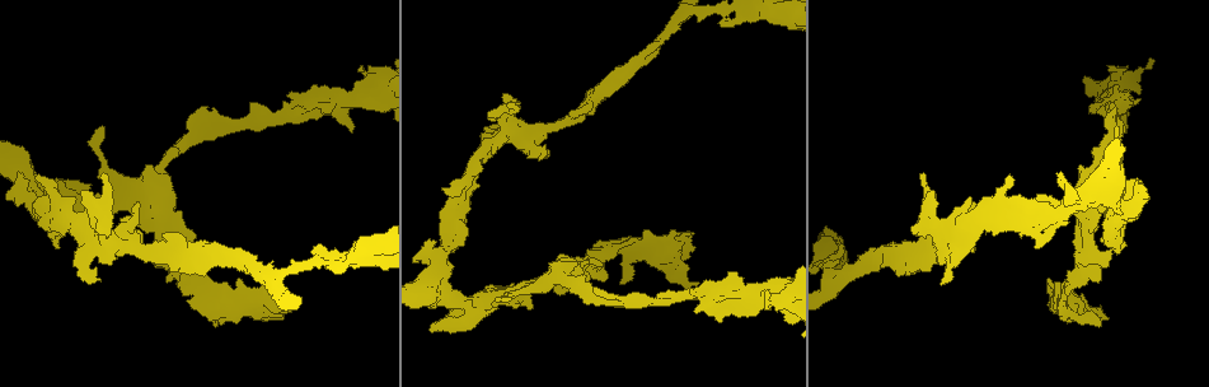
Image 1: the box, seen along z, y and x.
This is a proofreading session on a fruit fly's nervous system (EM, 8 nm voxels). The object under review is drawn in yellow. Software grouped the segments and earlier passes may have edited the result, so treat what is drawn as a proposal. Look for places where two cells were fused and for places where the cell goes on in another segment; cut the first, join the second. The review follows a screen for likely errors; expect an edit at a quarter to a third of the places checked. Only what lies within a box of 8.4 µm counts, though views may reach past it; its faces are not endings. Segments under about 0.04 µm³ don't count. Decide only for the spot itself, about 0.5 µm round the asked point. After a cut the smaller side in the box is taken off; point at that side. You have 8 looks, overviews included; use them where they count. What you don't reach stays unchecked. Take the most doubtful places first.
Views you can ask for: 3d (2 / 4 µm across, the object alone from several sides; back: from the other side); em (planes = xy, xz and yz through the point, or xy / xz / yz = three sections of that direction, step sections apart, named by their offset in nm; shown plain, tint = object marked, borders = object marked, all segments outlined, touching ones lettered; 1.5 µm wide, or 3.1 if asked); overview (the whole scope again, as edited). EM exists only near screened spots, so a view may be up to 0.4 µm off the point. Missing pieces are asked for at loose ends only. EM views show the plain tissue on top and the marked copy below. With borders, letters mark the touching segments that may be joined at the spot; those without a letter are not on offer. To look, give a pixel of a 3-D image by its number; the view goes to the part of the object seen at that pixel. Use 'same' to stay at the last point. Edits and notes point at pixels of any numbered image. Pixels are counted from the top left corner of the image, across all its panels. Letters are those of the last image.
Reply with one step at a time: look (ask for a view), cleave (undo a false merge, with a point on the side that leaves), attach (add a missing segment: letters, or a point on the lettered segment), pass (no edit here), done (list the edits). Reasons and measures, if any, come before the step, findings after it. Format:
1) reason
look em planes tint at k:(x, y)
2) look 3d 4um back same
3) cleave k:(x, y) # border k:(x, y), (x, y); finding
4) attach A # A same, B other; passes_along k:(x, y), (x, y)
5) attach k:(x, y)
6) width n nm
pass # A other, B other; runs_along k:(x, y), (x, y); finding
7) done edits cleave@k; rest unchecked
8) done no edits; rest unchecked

branch stops here
look em planes borders at 1:(768, 292)

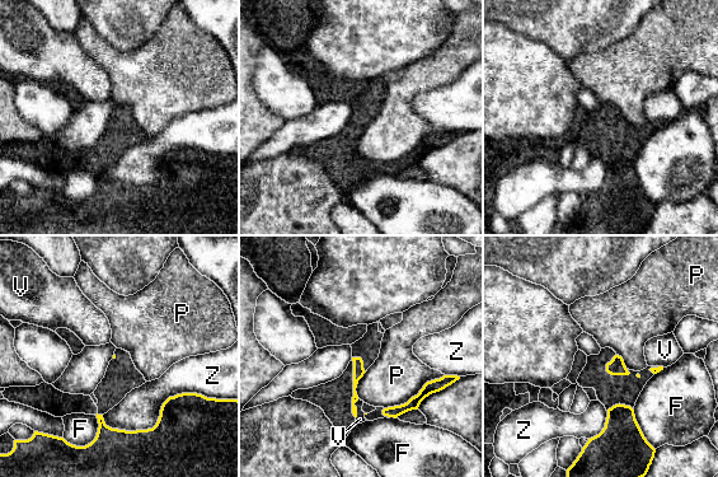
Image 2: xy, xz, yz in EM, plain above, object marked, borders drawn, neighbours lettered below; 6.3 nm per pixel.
pass # F other, P other, V other, Z other; border 2:(444, 374), (384, 408); none of them fits

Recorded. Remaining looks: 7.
branch stops here
look em planes borders at 1:(1108, 251)

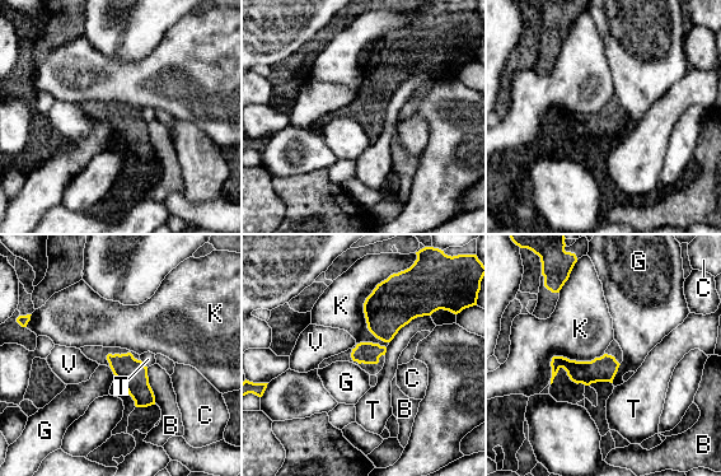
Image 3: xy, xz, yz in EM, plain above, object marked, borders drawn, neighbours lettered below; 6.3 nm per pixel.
pass # B other, C other, G other, K other, T other, V other; none of them fits

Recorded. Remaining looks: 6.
thick turns thin
look 3d 4um at 1:(290, 113)

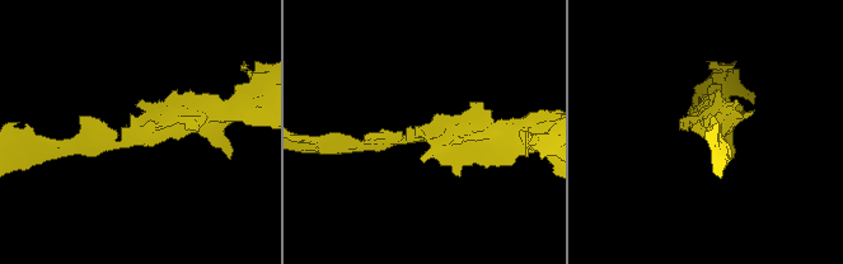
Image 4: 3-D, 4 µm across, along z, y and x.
look em planes borders at 4:(429, 136)

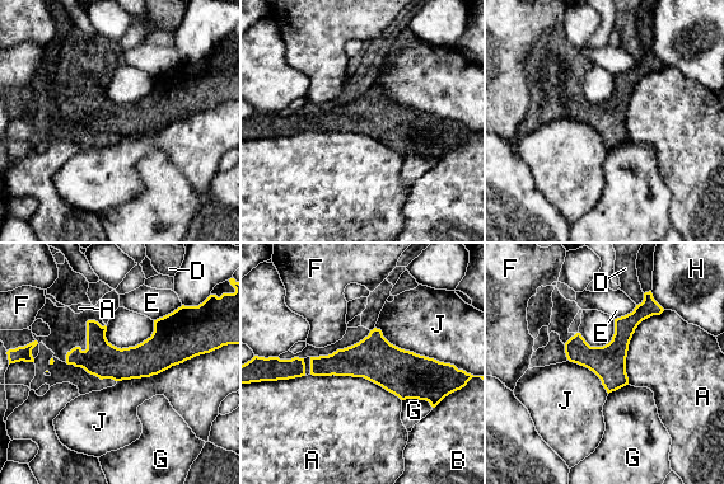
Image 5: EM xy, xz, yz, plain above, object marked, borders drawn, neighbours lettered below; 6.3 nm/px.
width 220 nm; longest_contact A 600 nm
pass # A other, B other, D other, E other, F other, G other, H other, J other; continuous, no second cell

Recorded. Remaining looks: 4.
side arm on a straight run
look em xy step 4 tint at 1:(836, 282)

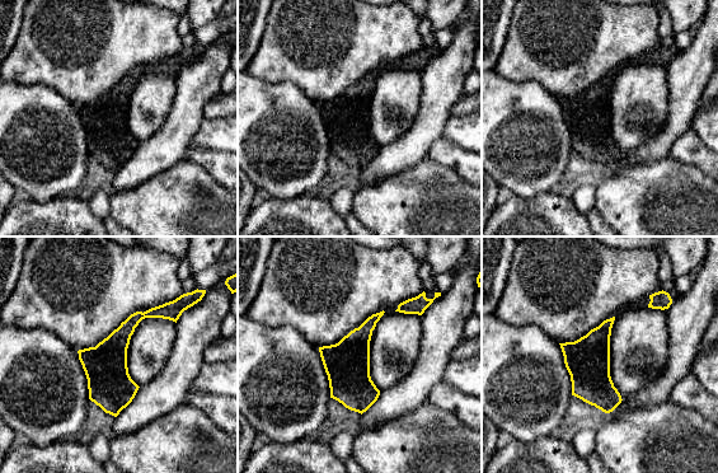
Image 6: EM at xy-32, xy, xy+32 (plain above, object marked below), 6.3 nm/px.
see the neighbours
look em xy step 4 borders same

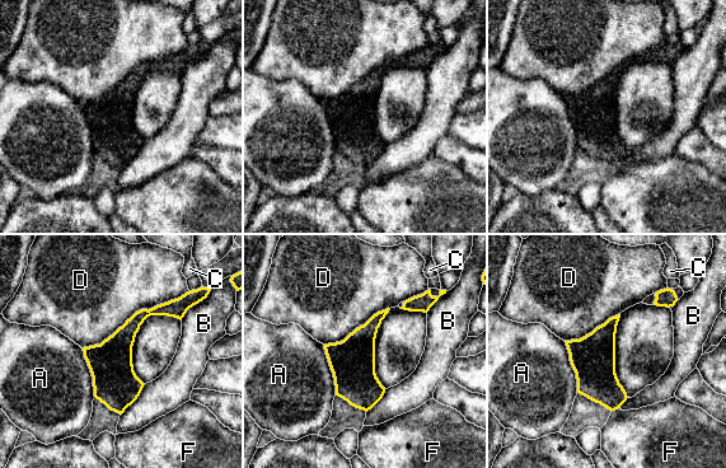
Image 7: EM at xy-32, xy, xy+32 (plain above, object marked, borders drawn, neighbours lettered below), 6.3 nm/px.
pass # A other, B other, C other, D other, F other; continuous, no second cell

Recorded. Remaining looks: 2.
done no edits; rest unchecked

